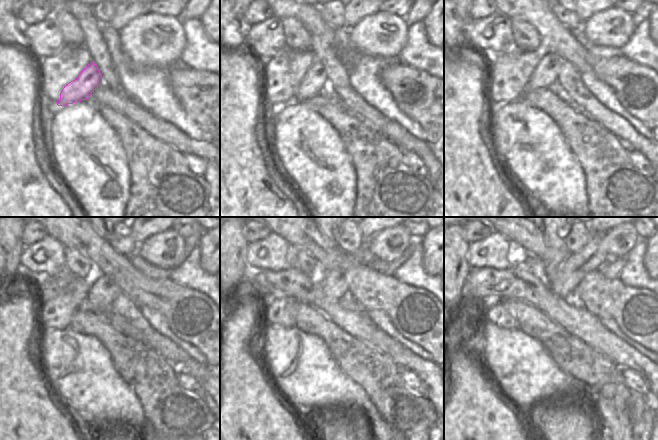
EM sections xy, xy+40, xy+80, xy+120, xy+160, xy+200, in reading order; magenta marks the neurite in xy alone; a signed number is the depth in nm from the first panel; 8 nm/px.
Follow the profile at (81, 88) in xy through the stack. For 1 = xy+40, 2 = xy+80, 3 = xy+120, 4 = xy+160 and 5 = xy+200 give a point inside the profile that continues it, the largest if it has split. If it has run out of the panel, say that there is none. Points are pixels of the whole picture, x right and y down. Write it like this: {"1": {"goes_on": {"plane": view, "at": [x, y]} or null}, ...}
{"1": {"goes_on": {"plane": "xy+40", "at": [314, 81]}}, "2": {"goes_on": {"plane": "xy+80", "at": [545, 75]}}, "3": {"goes_on": {"plane": "xy+120", "at": [104, 290]}}, "4": {"goes_on": {"plane": "xy+160", "at": [333, 284]}}, "5": {"goes_on": {"plane": "xy+200", "at": [570, 273]}}}

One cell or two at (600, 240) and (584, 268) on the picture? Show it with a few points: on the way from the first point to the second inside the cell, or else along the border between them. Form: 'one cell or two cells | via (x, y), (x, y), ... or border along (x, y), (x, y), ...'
one cell | via (596, 247), (594, 254), (587, 261)

